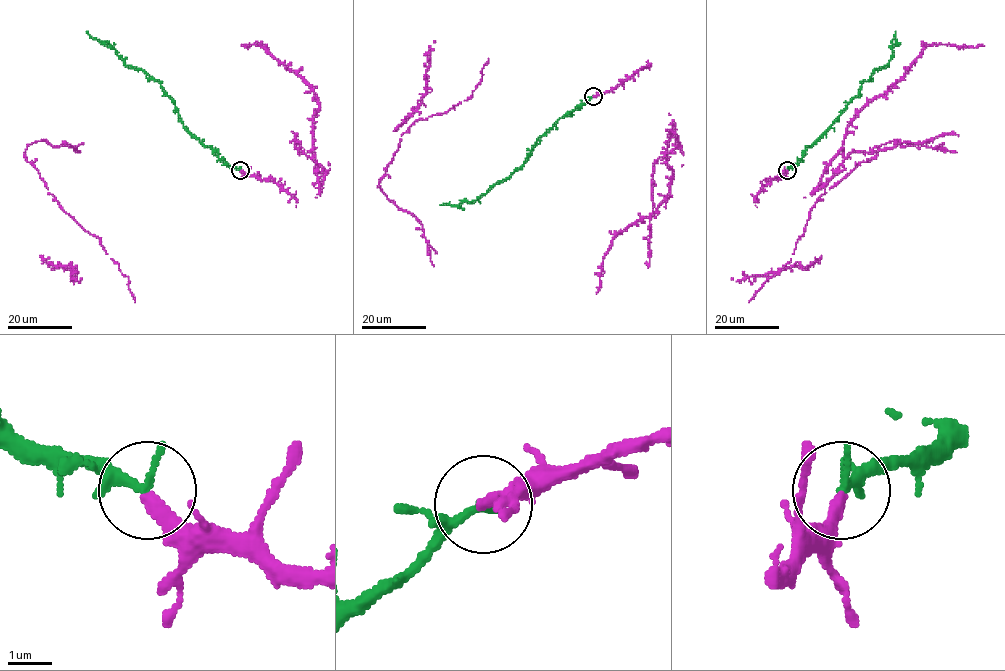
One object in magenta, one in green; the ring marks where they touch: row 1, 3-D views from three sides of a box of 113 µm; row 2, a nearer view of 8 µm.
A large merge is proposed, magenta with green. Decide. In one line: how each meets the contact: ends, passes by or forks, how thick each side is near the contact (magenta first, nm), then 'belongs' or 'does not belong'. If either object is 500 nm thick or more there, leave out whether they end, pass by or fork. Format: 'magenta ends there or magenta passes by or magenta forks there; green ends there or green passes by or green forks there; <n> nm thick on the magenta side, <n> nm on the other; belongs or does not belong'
magenta ends there; green passes by; 320 nm thick on the magenta side, 160 nm on the other; belongs

